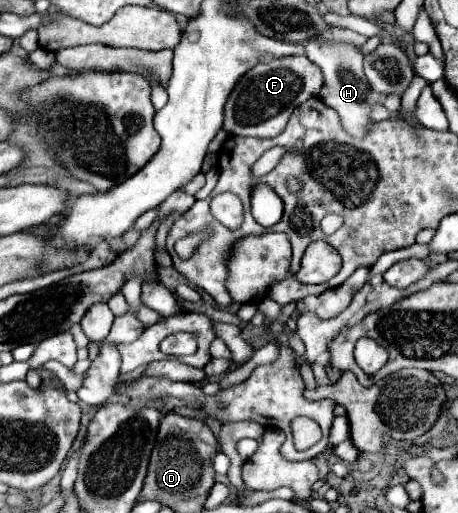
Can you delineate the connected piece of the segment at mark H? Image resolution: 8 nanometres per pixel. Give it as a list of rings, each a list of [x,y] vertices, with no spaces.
[[[310,39],[304,45],[308,51],[308,59],[312,59],[324,73],[324,87],[320,89],[320,99],[338,113],[340,123],[348,135],[364,137],[370,131],[370,125],[374,123],[370,115],[372,115],[374,105],[380,103],[382,95],[372,89],[368,79],[364,79],[362,55],[358,47],[342,45],[342,43],[326,43],[318,47],[316,39]]]

